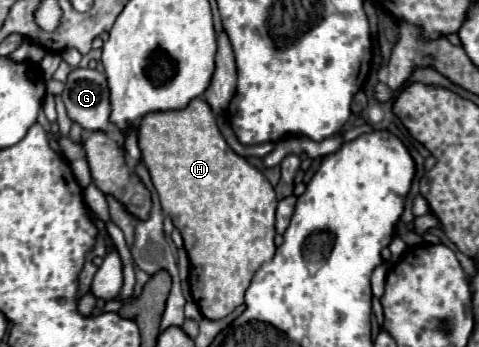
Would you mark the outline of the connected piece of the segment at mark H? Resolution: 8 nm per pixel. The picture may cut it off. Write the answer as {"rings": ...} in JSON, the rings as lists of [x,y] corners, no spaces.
{"rings":[[[194,98],[182,110],[146,114],[140,120],[138,144],[150,170],[154,188],[158,190],[162,210],[172,218],[172,224],[182,234],[190,260],[188,282],[194,302],[208,320],[220,320],[232,314],[240,304],[244,304],[244,292],[250,286],[254,272],[276,252],[274,214],[278,200],[272,184],[258,168],[254,168],[246,158],[238,156],[226,144],[210,106],[202,98]]]}

